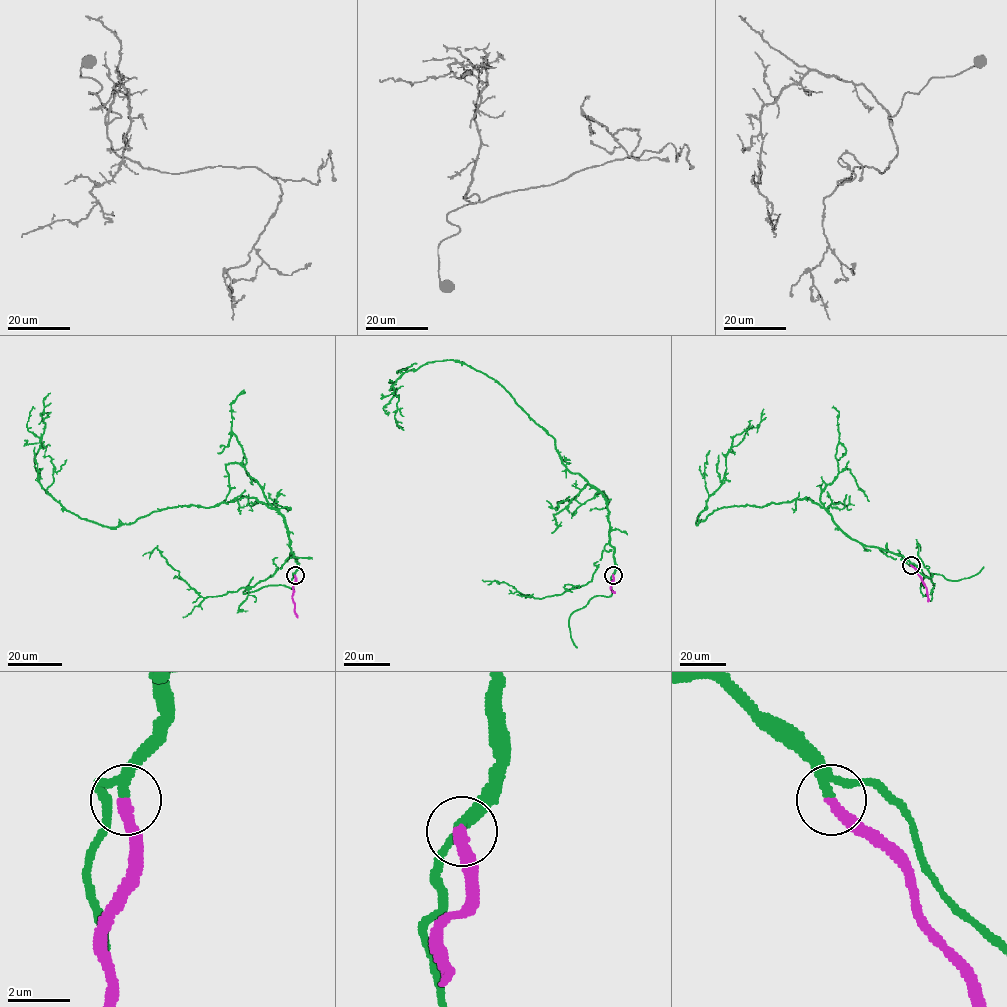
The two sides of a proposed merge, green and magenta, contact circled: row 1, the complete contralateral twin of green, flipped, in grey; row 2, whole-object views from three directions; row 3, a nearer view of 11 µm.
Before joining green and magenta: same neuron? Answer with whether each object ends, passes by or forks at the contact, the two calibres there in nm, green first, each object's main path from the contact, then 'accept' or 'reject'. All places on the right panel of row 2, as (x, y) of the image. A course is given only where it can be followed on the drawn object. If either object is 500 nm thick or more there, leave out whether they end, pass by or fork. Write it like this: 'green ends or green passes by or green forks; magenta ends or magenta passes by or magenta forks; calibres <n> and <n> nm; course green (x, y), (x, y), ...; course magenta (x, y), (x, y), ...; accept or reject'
green passes by; magenta ends; calibres 260 and 360 nm; course green (910, 564), (850, 539), (809, 498), (721, 507), (696, 523), (721, 483), (733, 437), (756, 427), (763, 409); course magenta (910, 565), (921, 579), (928, 601); accept

